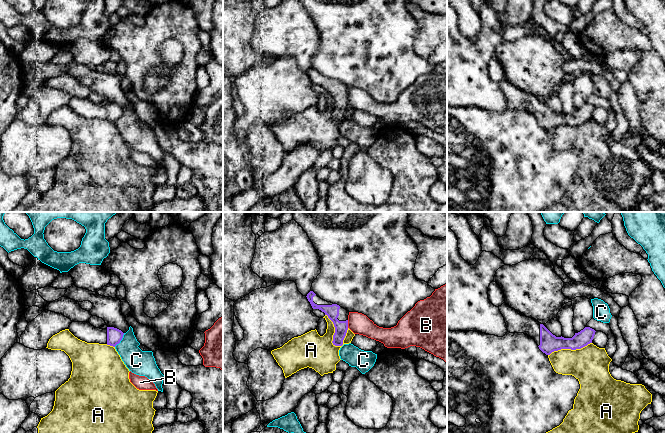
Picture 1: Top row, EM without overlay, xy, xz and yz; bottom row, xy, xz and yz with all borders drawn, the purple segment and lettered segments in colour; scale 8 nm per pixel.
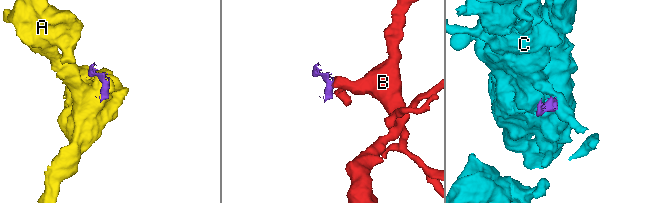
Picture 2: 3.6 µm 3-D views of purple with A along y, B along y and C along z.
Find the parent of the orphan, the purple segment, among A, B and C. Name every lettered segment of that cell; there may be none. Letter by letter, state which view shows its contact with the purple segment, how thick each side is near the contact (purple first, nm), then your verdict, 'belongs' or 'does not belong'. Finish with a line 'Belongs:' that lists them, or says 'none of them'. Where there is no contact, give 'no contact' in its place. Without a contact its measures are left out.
A: contact in xz; calibres 110 and 280 nm; does not belong
B: contact in xz; calibres 110 and 170 nm; does not belong
C: contact in xy; calibres 120 and 200 nm; does not belong
Belongs: none of them

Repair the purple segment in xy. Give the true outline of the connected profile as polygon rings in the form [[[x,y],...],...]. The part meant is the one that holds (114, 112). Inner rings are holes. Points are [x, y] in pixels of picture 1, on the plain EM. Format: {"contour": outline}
{"contour": [[[71,98],[69,107],[78,115],[87,119],[107,120],[115,123],[123,114],[124,109],[114,103],[100,105],[89,98]]]}

